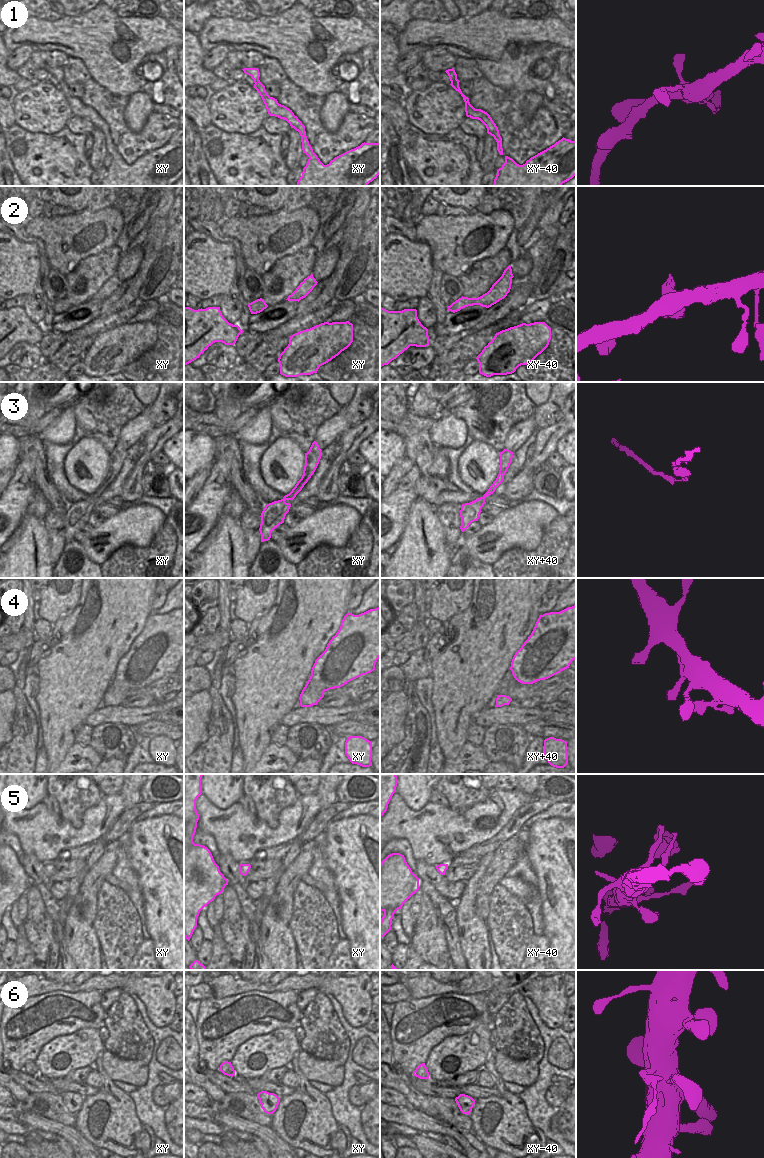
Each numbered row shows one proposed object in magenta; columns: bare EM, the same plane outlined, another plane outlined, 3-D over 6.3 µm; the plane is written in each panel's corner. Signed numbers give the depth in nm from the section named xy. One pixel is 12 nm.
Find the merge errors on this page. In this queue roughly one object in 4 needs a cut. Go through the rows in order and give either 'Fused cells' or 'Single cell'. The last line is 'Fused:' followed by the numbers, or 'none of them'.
1: Single cell
2: Single cell
3: Single cell
4: Single cell
5: Single cell
6: Fused cells
Fused: 6.

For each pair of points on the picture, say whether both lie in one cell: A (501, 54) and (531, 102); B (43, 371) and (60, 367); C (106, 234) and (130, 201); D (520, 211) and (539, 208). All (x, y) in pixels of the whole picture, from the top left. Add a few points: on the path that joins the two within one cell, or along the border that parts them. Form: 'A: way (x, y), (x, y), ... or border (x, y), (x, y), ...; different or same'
A: border (527, 91), (535, 91), (543, 96); different
B: way (47, 371), (56, 368); same
C: border (98, 210), (104, 207), (117, 208), (124, 225); different
D: border (540, 196), (536, 200), (528, 218), (519, 229); different

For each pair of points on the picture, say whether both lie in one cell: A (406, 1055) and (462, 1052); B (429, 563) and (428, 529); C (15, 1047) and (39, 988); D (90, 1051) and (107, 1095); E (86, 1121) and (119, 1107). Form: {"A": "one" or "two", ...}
{"A": "two", "B": "one", "C": "two", "D": "two", "E": "one"}

